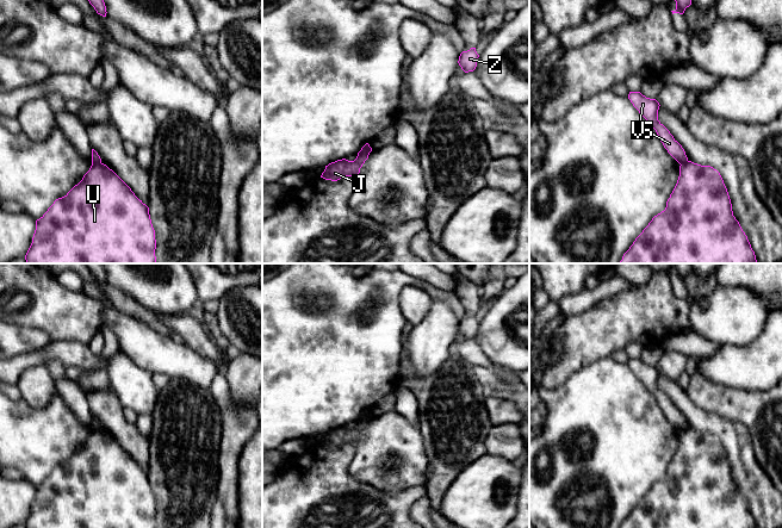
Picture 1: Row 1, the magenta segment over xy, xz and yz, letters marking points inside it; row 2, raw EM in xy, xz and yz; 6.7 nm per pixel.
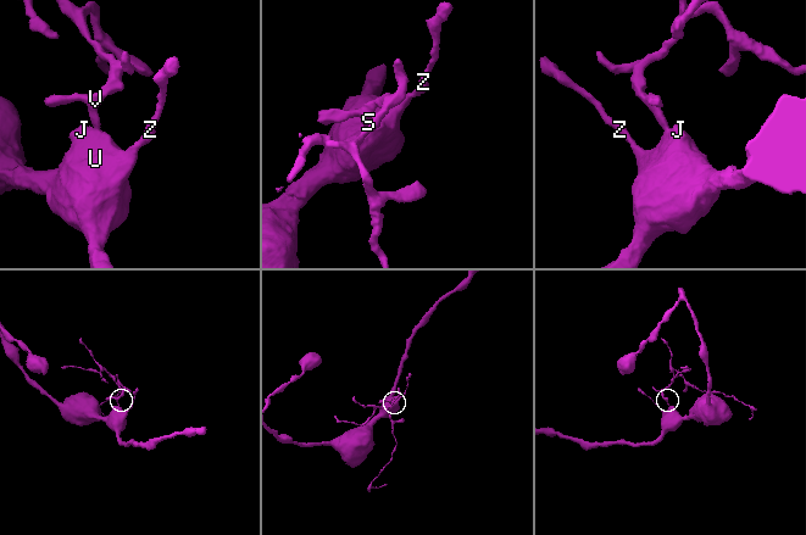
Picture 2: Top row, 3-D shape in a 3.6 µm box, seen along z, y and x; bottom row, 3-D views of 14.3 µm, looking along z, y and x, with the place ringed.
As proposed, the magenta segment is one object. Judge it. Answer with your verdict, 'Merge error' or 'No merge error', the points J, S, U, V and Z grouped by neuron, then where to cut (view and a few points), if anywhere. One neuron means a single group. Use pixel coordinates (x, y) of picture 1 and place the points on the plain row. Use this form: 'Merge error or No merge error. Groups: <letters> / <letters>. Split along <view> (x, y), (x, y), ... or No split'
Merge error. Groups: J U Z / S V. Split along xy (100, 428), (92, 430)

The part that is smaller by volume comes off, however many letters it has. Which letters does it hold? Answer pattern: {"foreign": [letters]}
{"foreign": ["S", "V"]}

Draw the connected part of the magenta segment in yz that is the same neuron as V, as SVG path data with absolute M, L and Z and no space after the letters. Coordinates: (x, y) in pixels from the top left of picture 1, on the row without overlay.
M629 359L628 366L639 380L648 389L656 397L660 409L668 420L679 430L683 431L688 428L684 416L674 405L670 398L658 387L659 369L656 366L650 366L640 359Z

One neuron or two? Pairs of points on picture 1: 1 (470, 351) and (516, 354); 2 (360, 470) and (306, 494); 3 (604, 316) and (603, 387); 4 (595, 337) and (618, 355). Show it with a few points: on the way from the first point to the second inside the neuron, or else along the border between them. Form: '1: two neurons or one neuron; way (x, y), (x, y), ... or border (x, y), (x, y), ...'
1: two neurons; border (473, 337), (497, 367)
2: two neurons; border (354, 447), (349, 473), (376, 488)
3: two neurons; border (609, 355), (601, 356), (578, 370)
4: two neurons; border (624, 347), (616, 348), (609, 355)

